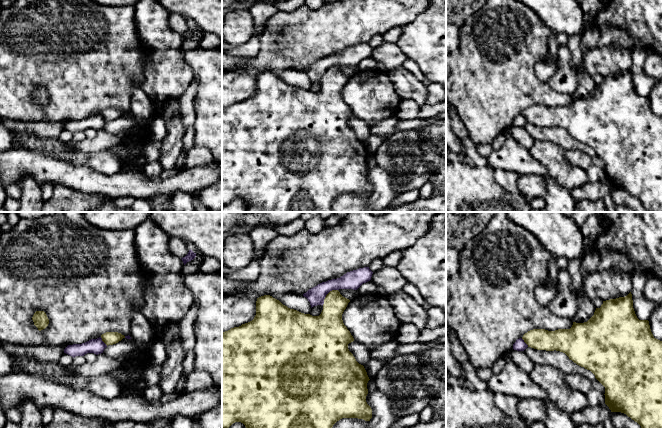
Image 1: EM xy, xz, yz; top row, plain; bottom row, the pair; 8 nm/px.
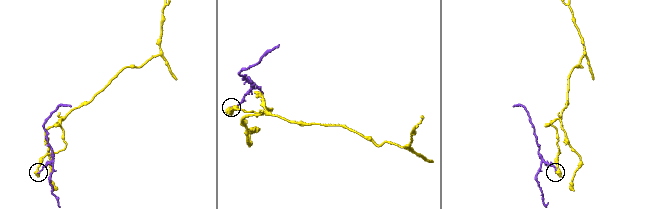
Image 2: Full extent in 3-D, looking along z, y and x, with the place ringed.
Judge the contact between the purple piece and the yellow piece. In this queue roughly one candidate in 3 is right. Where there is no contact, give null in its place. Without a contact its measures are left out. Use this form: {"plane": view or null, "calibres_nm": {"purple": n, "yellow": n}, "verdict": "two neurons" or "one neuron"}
{"plane": "xz", "calibres_nm": {"purple": 140, "yellow": 220}, "verdict": "two neurons"}

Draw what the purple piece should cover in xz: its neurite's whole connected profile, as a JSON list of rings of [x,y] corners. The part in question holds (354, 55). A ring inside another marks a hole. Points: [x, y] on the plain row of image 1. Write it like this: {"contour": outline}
{"contour": [[[369,43],[359,44],[357,46],[347,48],[340,54],[322,58],[309,65],[303,70],[303,72],[308,75],[311,84],[317,81],[323,82],[324,75],[330,67],[339,65],[357,66],[363,59],[371,56],[372,50],[373,48]]]}

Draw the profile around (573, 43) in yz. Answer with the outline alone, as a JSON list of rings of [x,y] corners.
[[[583,34],[569,37],[567,41],[567,46],[571,52],[572,62],[578,67],[582,64],[584,56],[580,46],[582,35]]]

